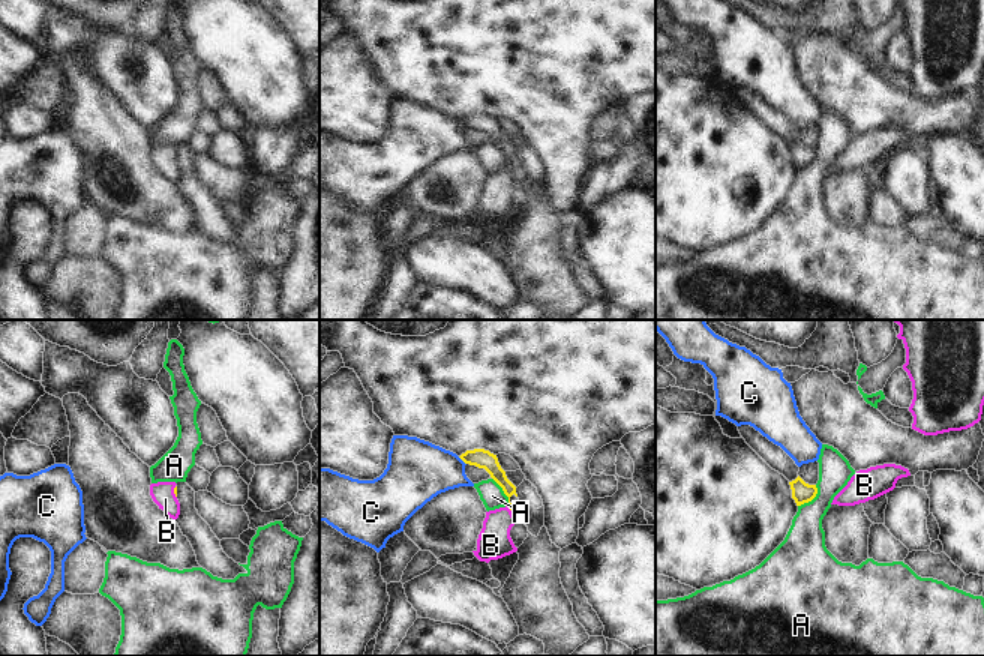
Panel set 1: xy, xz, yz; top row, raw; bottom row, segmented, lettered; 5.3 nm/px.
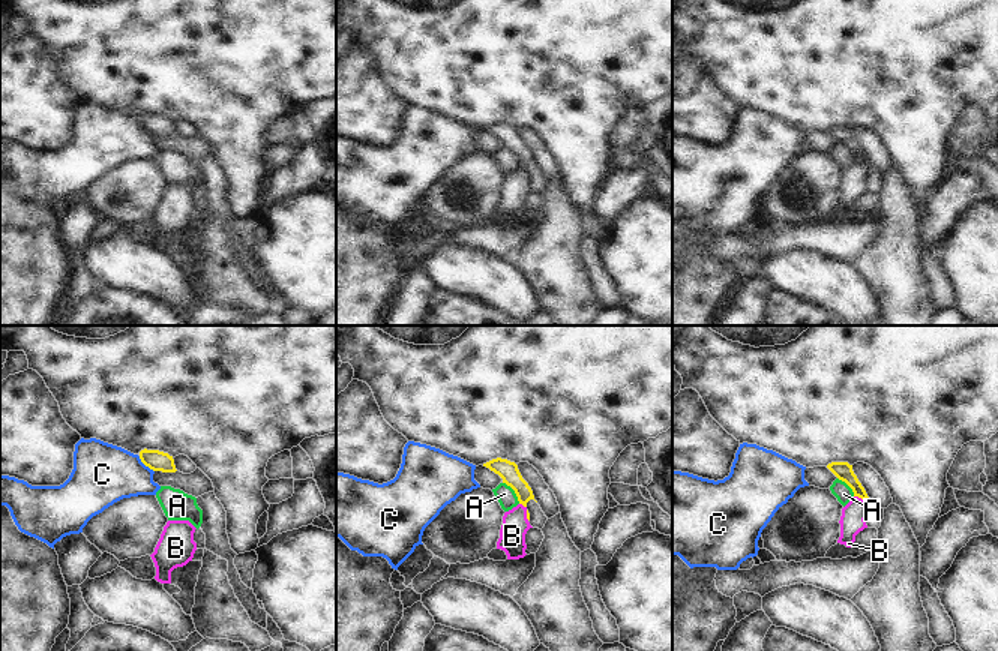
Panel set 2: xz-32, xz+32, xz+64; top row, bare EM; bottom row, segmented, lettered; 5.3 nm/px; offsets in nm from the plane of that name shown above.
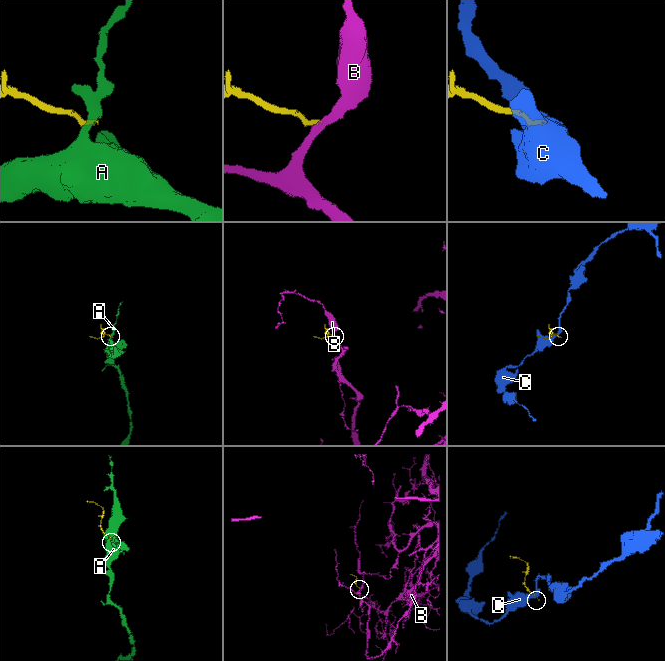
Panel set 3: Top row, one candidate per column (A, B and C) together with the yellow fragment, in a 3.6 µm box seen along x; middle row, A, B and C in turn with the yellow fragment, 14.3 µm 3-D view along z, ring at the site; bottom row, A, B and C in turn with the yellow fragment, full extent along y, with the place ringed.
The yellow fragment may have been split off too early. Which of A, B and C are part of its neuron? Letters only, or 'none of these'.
none of these

